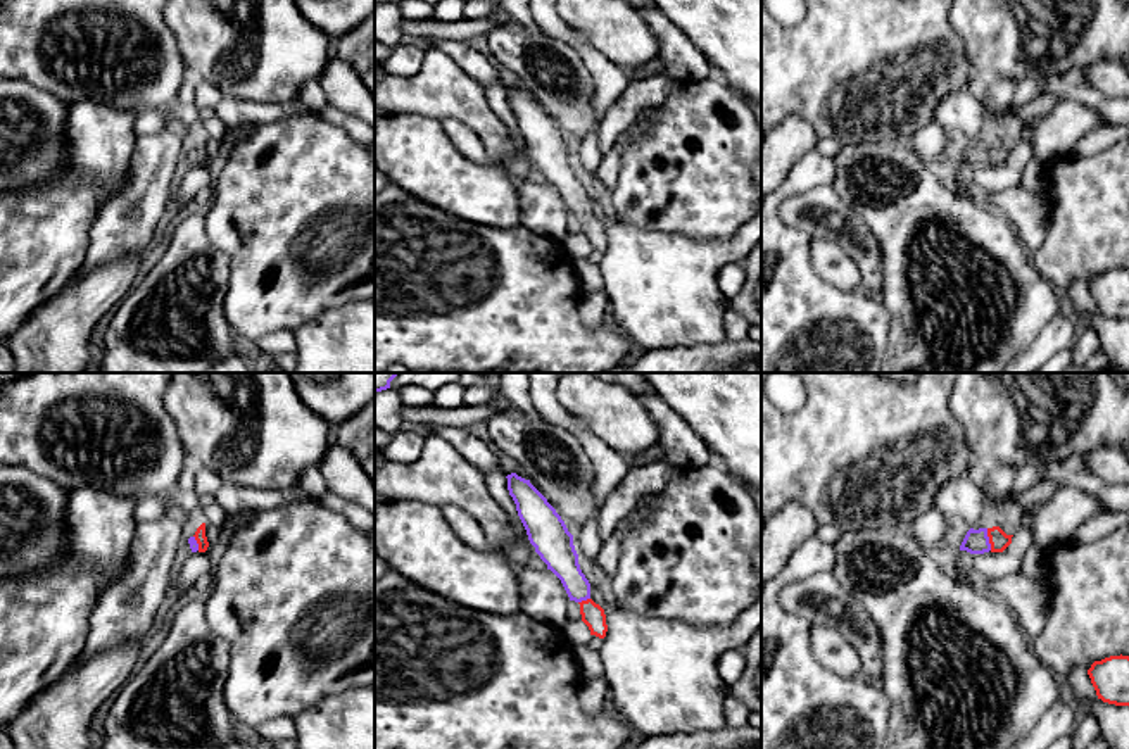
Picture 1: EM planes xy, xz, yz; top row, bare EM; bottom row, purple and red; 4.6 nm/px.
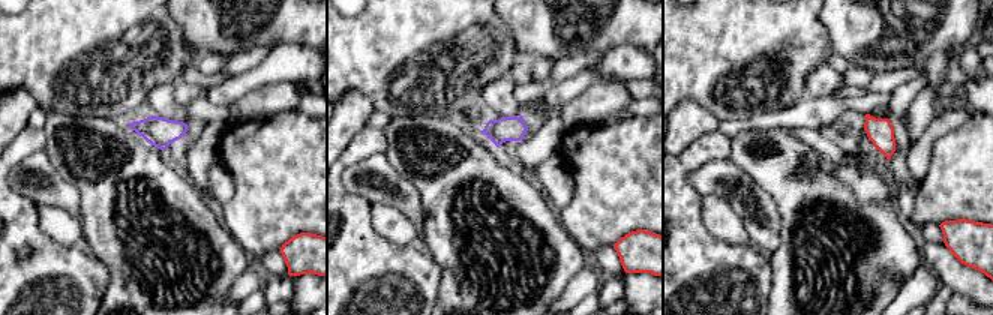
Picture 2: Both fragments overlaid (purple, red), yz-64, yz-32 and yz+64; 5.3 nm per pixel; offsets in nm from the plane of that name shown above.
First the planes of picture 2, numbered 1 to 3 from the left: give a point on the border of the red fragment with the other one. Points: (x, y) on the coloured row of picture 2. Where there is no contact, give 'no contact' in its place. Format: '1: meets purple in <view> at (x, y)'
1: no contact
2: no contact
3: no contact

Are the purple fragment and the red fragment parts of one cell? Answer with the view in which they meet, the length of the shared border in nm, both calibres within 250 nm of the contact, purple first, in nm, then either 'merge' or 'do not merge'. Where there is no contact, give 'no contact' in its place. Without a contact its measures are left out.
yz | 110 nm | 110/90 nm | merge

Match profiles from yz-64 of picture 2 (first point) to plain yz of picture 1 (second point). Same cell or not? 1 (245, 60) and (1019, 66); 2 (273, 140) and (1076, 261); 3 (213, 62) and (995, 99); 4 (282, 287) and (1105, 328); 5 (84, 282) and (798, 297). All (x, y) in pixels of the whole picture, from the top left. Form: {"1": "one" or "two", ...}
{"1": "two", "2": "one", "3": "one", "4": "two", "5": "one"}

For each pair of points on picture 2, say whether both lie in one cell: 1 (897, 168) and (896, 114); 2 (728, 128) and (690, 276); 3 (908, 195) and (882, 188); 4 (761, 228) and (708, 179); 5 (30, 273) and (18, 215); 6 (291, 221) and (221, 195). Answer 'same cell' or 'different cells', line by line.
1: same cell
2: different cells
3: different cells
4: same cell
5: same cell
6: different cells

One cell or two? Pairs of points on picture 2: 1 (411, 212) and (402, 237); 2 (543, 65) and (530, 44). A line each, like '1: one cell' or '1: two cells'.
1: two cells
2: two cells

